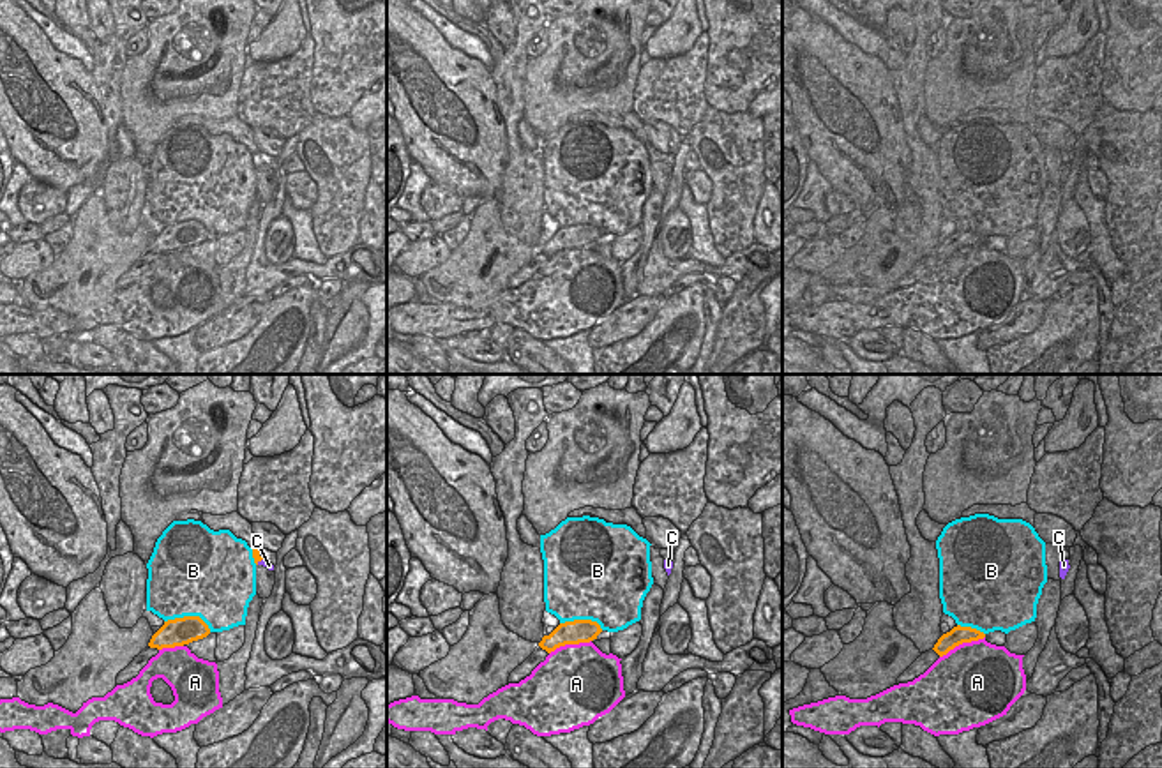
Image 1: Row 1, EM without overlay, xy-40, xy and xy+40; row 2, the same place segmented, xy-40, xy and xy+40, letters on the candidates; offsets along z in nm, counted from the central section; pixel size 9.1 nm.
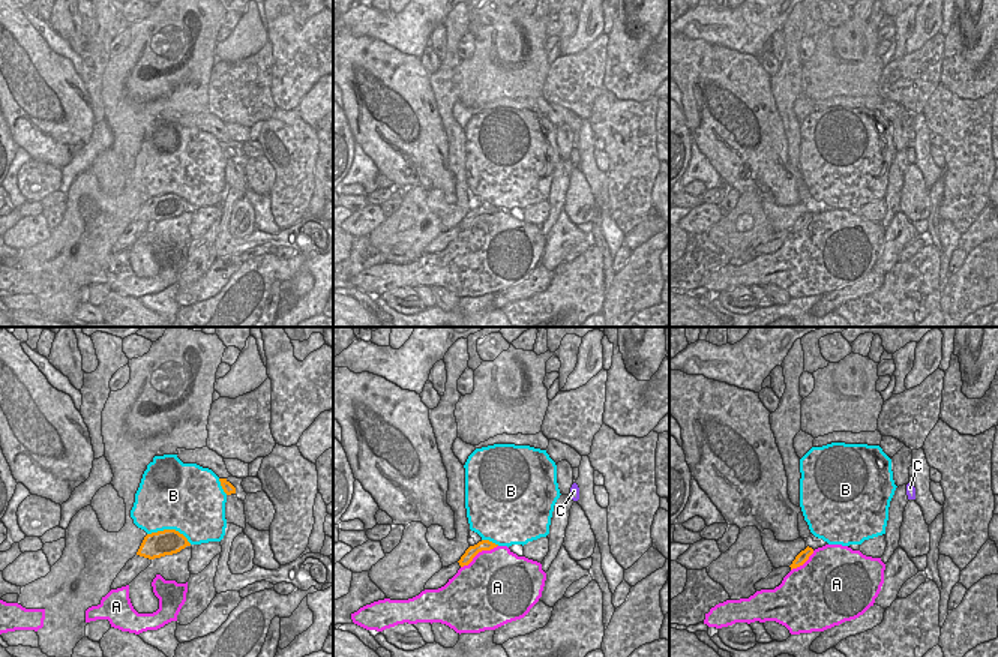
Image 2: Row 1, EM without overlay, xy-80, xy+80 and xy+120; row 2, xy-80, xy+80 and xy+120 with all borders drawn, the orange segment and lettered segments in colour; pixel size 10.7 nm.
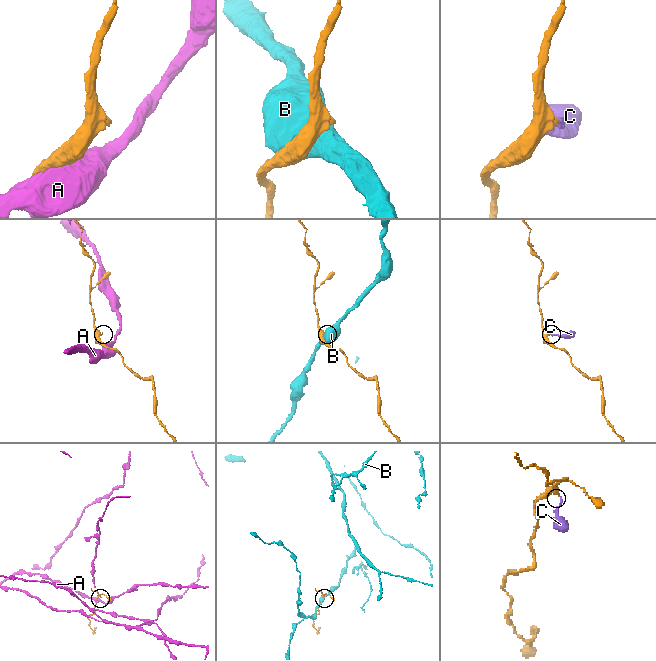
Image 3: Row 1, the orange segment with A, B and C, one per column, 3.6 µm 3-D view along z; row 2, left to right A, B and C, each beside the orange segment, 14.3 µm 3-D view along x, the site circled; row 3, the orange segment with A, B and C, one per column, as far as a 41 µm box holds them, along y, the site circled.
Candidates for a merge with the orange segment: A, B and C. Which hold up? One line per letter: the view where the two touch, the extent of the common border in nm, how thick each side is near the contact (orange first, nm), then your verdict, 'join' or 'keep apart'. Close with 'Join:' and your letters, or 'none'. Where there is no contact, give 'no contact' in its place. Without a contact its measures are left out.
A: contact in xy+40; length 460 nm; calibres 160 and 480 nm; keep apart
B: contact in xy-40; length 440 nm; calibres 260 and 480 nm; keep apart
C: contact in xy-40; length 130 nm; calibres 70 and 60 nm; join
Join: C

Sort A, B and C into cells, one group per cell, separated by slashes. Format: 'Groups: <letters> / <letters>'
Groups: A / B / C.

